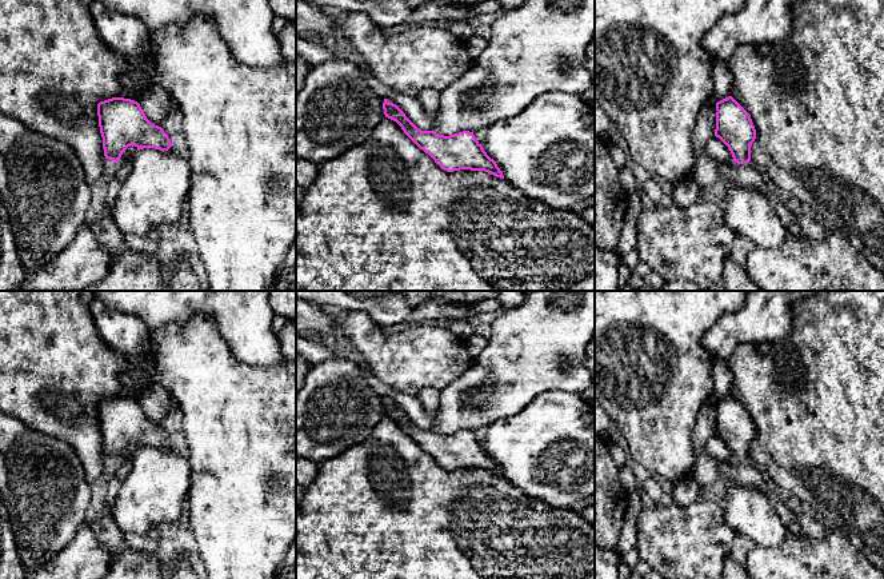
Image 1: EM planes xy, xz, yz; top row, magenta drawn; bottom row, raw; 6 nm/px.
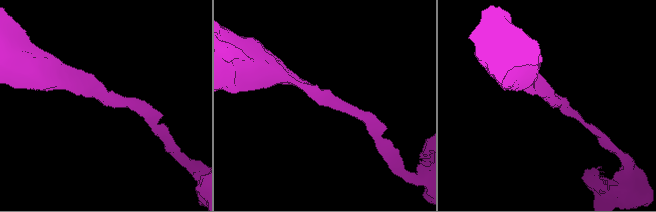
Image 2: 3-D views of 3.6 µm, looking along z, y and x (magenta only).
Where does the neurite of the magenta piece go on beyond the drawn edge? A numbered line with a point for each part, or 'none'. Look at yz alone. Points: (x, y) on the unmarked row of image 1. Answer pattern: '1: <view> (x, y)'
none

